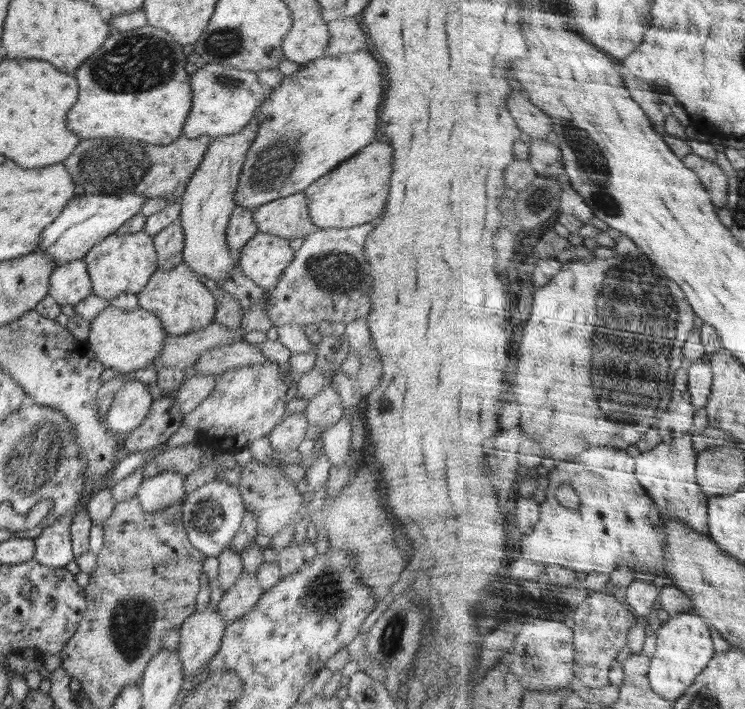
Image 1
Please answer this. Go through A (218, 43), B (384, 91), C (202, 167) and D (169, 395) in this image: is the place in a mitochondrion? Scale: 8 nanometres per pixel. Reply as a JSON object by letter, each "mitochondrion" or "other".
{"A":"mitochondrion","B":"other","C":"other","D":"other"}

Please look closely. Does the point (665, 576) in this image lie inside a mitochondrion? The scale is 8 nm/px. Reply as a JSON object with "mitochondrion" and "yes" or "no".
{"mitochondrion":"no"}

